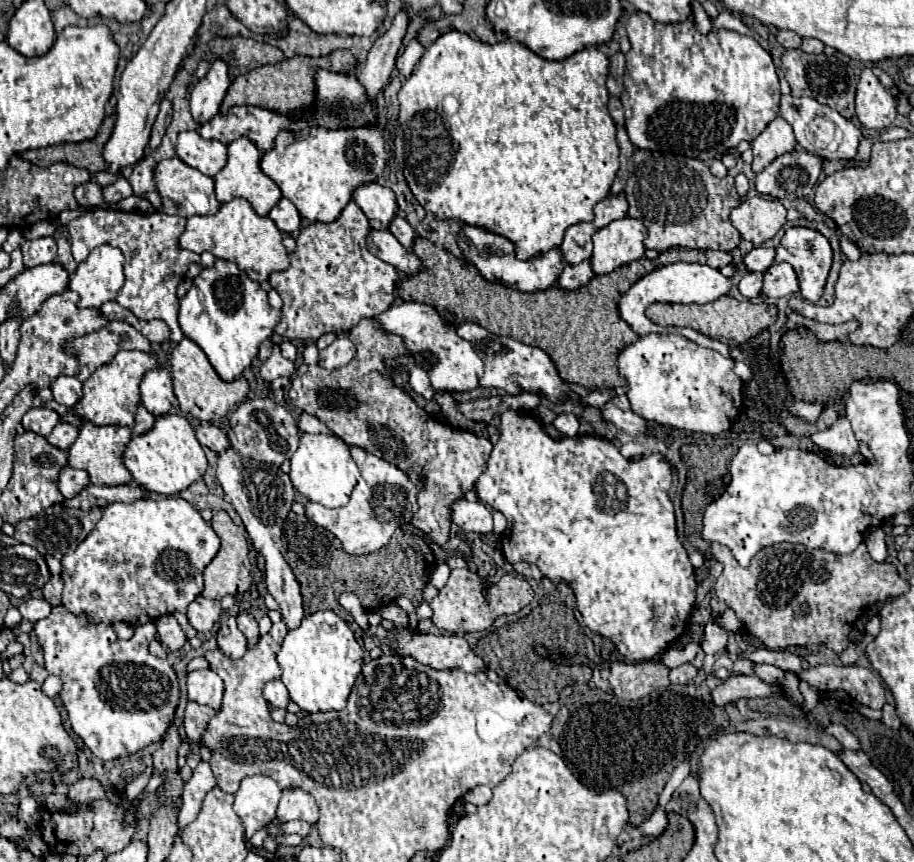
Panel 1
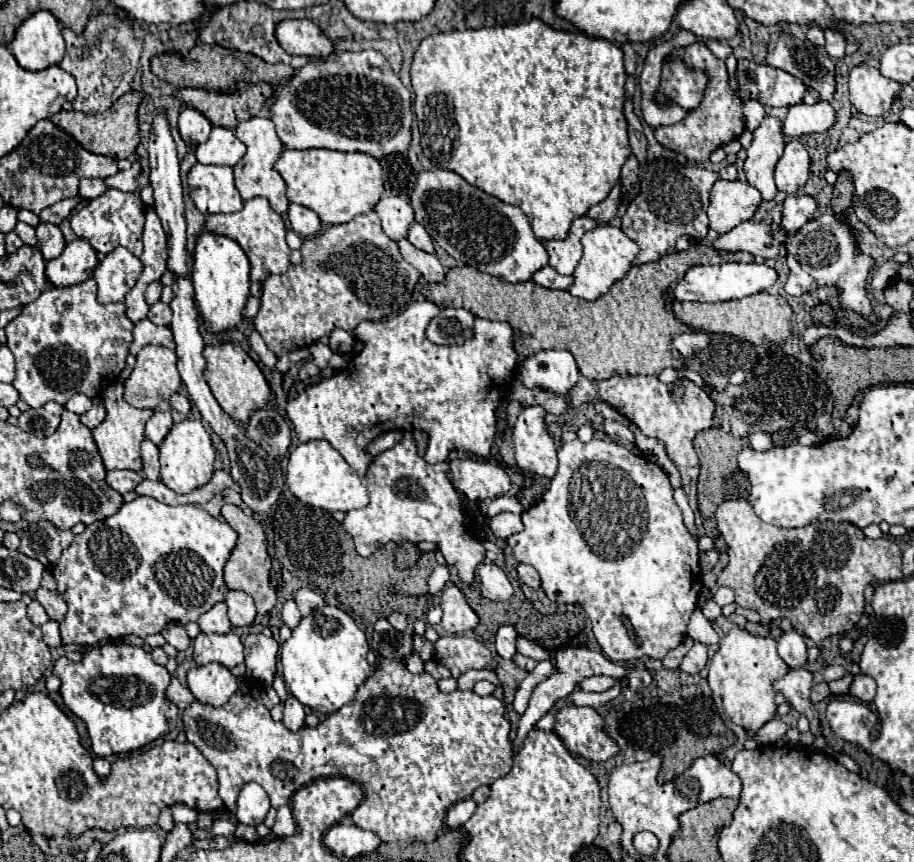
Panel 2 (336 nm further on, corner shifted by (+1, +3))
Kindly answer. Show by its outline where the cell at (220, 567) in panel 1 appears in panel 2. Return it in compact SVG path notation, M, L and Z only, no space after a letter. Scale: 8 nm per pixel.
M223 505L221 509L221 517L227 521L227 525L237 531L239 539L237 539L237 545L231 553L231 557L227 559L225 563L225 585L229 589L241 589L245 591L247 595L251 595L255 599L255 605L257 605L257 611L261 615L265 613L271 613L275 603L277 603L277 597L275 597L275 589L269 585L269 571L271 571L271 557L267 555L267 539L265 539L265 533L263 533L263 527L249 515L245 515L239 507L235 505Z

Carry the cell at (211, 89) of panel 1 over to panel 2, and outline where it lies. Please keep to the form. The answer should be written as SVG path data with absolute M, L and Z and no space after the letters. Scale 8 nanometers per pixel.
M185 107L179 115L179 133L181 133L183 141L187 141L191 145L207 141L211 127L213 125L209 123L209 119L193 107Z

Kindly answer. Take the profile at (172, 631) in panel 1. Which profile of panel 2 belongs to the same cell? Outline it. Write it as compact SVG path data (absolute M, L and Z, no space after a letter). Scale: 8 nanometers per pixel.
M177 621L167 623L167 625L163 627L161 635L163 635L165 641L167 641L169 645L173 645L177 651L185 651L185 649L189 647L189 643L191 643L191 639L189 639L189 635L185 633L183 625L177 623Z

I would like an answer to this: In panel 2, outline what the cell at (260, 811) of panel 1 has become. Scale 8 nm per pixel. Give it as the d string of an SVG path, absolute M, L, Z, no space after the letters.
M245 783L239 797L237 797L237 811L235 817L243 825L259 825L267 817L271 805L269 795L259 783Z

